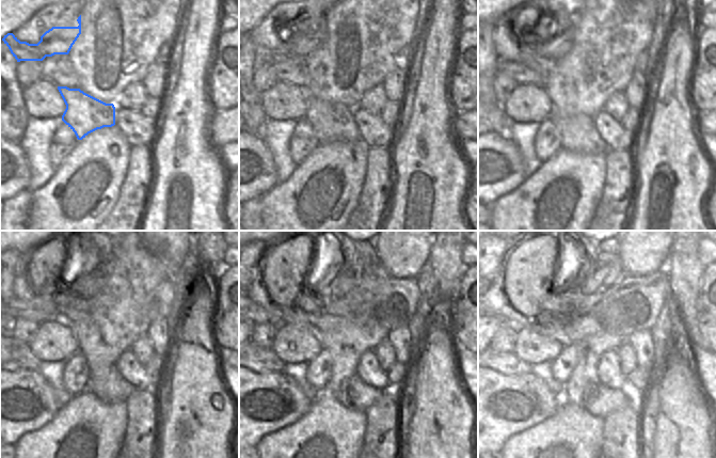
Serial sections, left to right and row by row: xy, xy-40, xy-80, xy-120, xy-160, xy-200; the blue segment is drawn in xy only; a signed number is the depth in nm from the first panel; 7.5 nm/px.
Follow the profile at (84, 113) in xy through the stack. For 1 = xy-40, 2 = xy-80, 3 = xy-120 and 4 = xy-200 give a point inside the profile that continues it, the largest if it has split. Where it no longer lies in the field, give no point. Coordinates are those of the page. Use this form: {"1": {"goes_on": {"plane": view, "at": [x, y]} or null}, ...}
{"1": {"goes_on": {"plane": "xy-40", "at": [331, 122]}}, "2": {"goes_on": {"plane": "xy-80", "at": [578, 133]}}, "3": {"goes_on": {"plane": "xy-120", "at": [109, 385]}}, "4": {"goes_on": {"plane": "xy-200", "at": [600, 400]}}}

